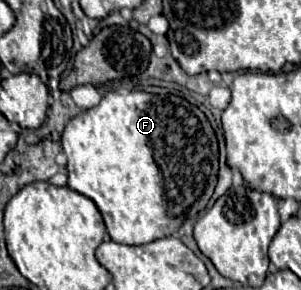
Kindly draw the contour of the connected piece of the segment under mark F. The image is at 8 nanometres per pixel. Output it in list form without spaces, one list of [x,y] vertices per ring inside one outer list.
[[[107,92],[95,108],[85,110],[65,126],[63,152],[67,156],[69,188],[97,204],[111,240],[121,244],[147,244],[173,236],[187,218],[205,210],[217,184],[219,148],[215,132],[197,106],[173,94]]]

